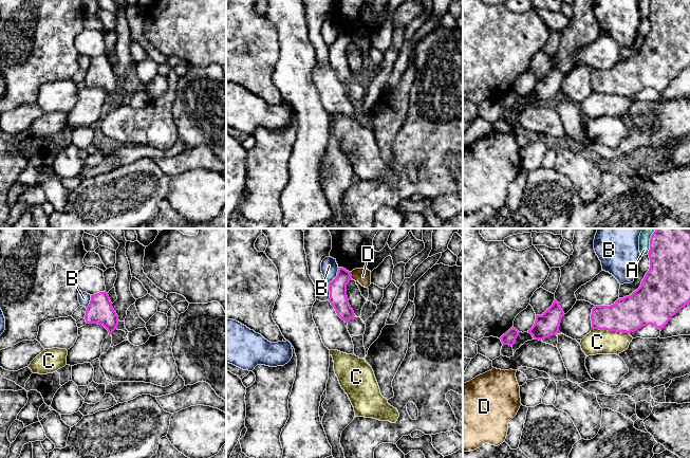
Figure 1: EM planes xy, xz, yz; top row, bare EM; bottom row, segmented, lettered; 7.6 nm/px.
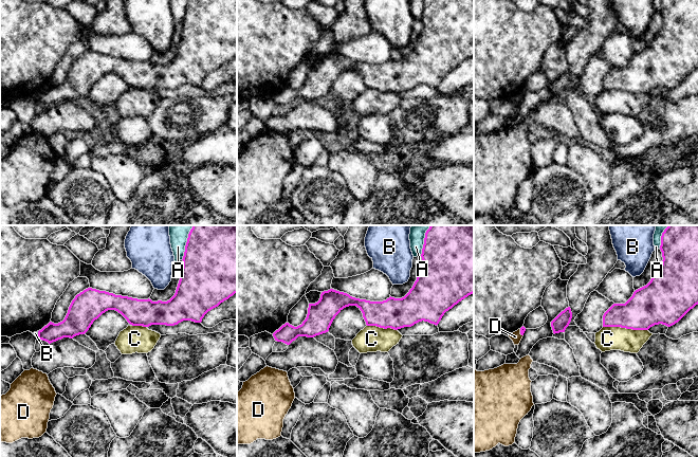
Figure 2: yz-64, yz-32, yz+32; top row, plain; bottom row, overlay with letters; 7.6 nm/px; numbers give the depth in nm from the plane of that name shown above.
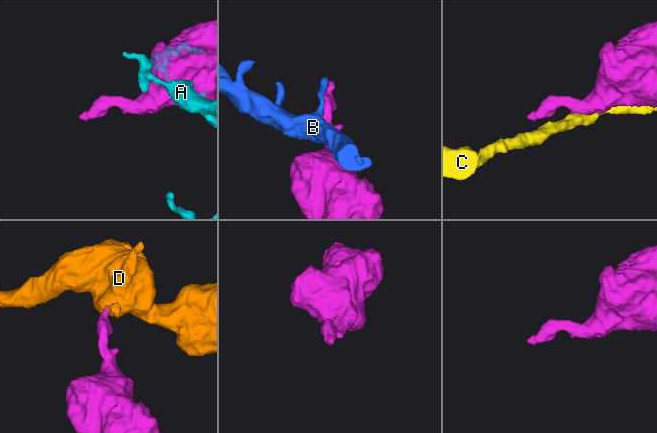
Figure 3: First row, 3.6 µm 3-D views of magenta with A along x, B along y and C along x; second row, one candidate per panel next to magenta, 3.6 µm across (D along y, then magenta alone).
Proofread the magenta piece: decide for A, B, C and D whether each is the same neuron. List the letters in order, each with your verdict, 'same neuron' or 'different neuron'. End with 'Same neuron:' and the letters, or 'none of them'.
A: different neuron
B: different neuron
C: different neuron
D: different neuron
Same neuron: none of them

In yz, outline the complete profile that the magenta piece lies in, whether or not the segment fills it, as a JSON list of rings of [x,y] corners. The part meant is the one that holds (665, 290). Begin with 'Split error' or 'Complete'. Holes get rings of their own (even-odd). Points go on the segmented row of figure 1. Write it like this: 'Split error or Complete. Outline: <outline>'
Complete. Outline: [[[657,228],[650,239],[650,269],[640,287],[611,306],[592,309],[592,328],[621,333],[651,325],[661,330],[682,308],[690,304],[690,228]]]

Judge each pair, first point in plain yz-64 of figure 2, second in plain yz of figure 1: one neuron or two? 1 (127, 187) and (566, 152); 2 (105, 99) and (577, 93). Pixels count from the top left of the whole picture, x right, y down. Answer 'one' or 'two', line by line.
1: one
2: one

